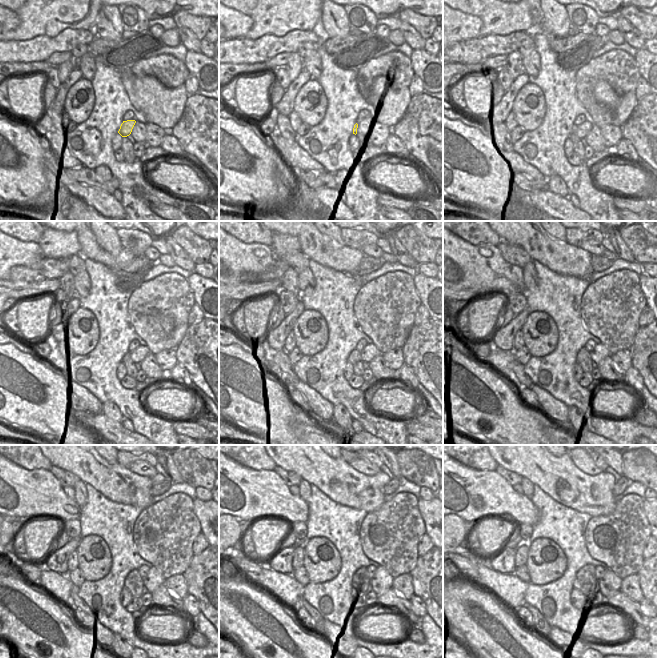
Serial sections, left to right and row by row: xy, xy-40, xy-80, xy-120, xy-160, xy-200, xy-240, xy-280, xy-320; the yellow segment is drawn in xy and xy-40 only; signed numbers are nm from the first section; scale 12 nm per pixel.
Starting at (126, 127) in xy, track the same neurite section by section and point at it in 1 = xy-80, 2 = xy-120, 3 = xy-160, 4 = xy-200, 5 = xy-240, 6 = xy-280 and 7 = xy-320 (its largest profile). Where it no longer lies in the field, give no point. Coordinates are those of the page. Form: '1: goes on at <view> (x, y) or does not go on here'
1: goes on at xy-80 (581, 131)
2: goes on at xy-120 (141, 352)
3: goes on at xy-160 (370, 351)
4: goes on at xy-200 (599, 352)
5: goes on at xy-240 (154, 579)
6: goes on at xy-280 (381, 582)
7: goes on at xy-320 (609, 584)

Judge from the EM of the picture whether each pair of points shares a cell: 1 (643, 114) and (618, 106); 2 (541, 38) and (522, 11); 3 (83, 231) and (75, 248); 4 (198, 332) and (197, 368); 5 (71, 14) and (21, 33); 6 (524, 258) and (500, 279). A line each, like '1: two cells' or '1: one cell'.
1: two cells
2: two cells
3: two cells
4: one cell
5: one cell
6: two cells

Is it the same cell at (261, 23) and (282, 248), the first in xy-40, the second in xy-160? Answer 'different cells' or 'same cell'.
same cell

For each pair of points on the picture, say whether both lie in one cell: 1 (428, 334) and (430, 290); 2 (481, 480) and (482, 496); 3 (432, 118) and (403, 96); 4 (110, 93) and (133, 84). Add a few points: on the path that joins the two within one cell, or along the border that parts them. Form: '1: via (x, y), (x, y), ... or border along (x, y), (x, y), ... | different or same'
1: border along (430, 317), (432, 318) | different
2: via (481, 484), (481, 492) | same
3: border along (412, 97), (403, 117), (399, 121) | different
4: border along (118, 71), (128, 100), (135, 109) | different

